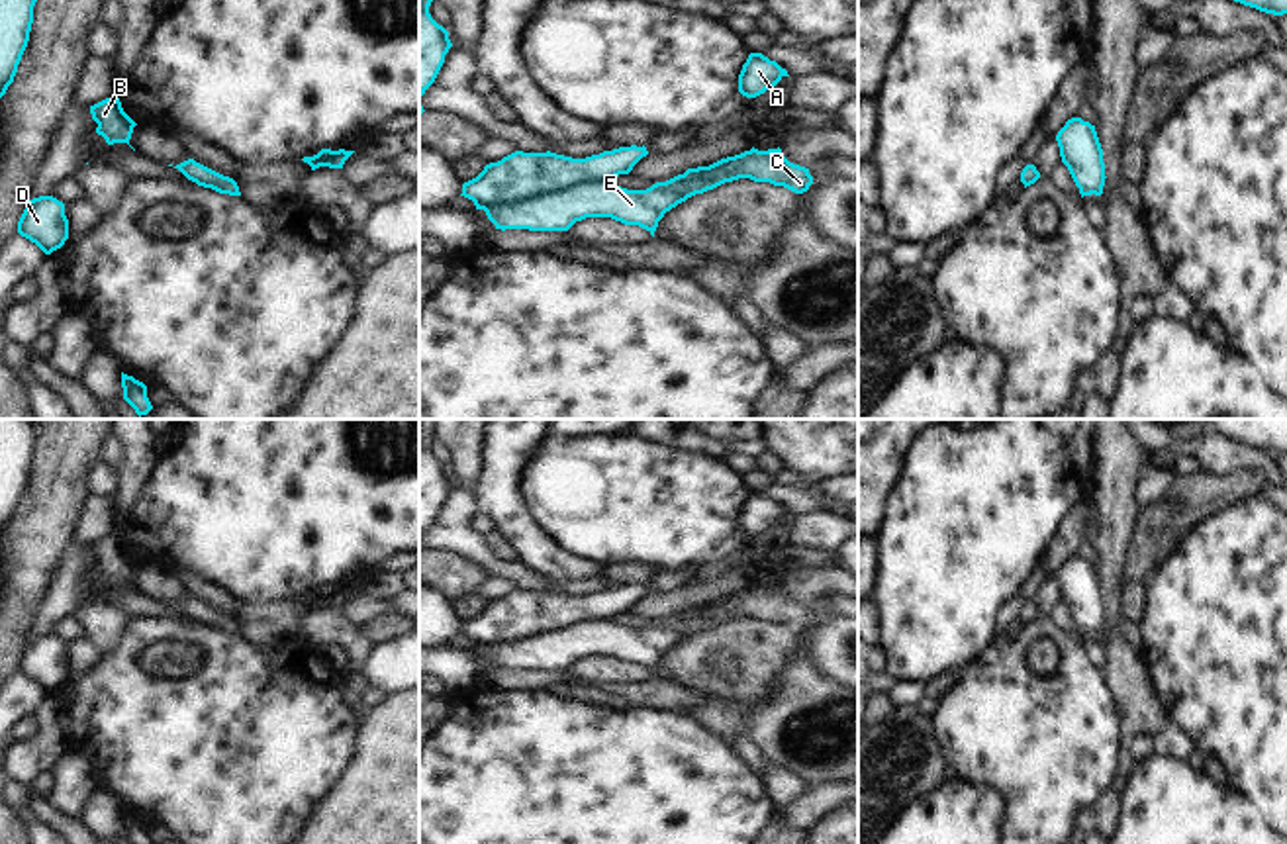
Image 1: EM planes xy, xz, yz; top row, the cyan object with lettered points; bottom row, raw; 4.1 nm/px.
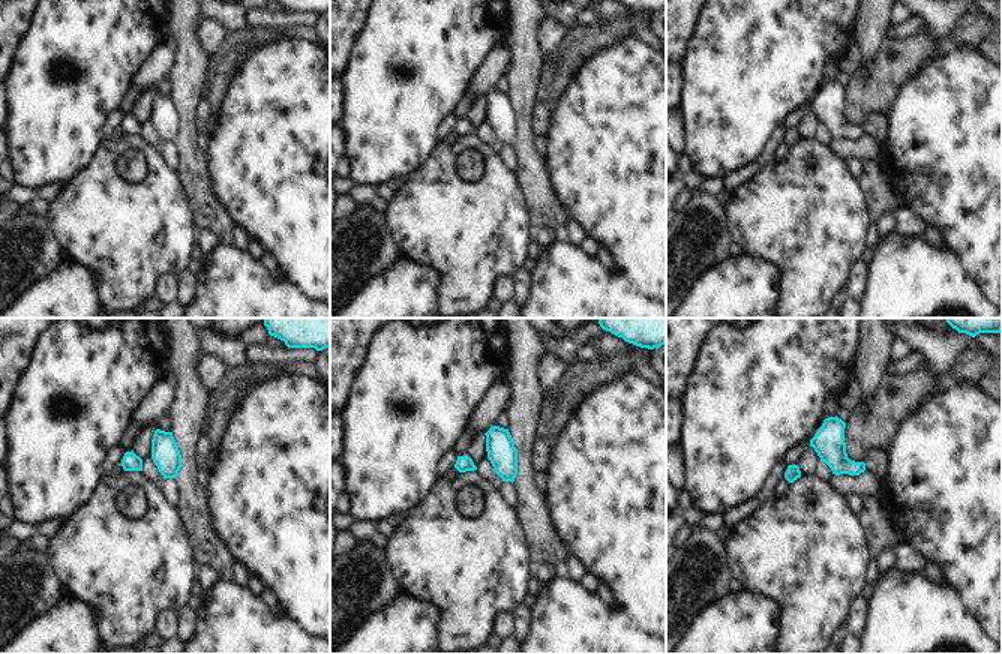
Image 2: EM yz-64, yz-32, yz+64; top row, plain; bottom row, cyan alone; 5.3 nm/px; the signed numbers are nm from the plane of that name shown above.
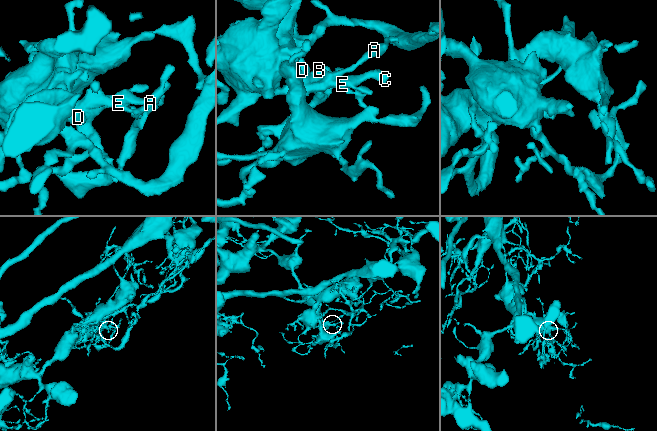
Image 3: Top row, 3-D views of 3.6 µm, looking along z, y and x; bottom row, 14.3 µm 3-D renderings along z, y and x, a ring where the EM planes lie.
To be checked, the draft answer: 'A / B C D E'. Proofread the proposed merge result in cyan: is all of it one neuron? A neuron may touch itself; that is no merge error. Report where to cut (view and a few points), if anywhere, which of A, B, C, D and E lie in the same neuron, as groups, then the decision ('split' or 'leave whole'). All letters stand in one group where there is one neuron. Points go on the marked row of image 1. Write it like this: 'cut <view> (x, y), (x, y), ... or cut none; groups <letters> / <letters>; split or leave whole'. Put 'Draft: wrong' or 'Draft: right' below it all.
cut none; groups A B C D E; leave whole
Draft: wrong

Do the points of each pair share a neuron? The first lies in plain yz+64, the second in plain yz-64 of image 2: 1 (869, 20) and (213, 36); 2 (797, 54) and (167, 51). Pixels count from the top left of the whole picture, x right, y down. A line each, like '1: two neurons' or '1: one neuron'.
1: two neurons
2: two neurons

